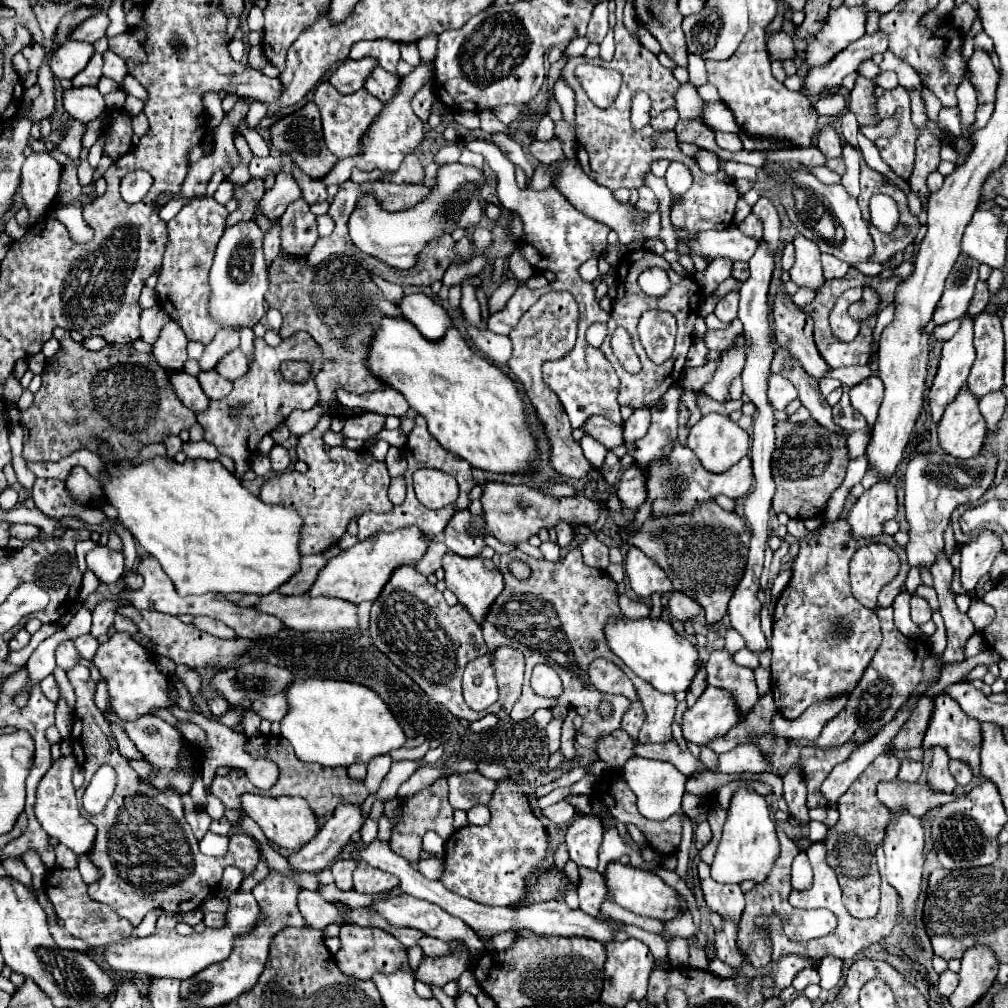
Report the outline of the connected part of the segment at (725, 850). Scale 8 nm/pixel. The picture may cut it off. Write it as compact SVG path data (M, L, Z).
M740 788L740 792L734 794L728 810L728 820L724 824L722 840L718 844L712 862L712 878L724 884L740 884L744 880L762 882L768 876L776 856L778 856L776 824L770 820L766 798L756 796L746 788Z

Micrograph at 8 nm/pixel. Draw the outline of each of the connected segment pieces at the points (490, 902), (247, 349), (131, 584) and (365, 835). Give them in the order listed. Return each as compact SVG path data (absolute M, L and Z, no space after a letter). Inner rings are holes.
M500 780L496 788L496 796L492 796L490 804L492 820L486 826L466 826L462 830L456 830L448 842L446 842L446 870L442 876L442 884L452 890L458 896L470 898L474 902L486 904L486 906L512 906L516 904L516 898L526 892L528 884L526 878L530 872L540 868L540 862L544 860L546 846L548 846L548 836L540 820L530 812L528 798L520 792L520 784L516 780Z
M247 328L242 329L240 332L240 350L244 352L244 356L248 360L252 360L252 350L254 350L254 333L248 333Z
M124 562L124 590L138 590L138 588L142 588L144 579L141 575L136 574L134 572L134 568L130 568L130 566L126 566L126 562Z
M366 818L364 826L362 826L362 842L364 844L372 844L376 834L378 834L378 824L372 818Z

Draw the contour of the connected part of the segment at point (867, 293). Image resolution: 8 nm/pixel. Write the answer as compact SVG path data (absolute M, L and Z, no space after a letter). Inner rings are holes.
M864 288L862 302L852 304L850 316L856 318L856 320L866 320L866 318L870 318L872 314L876 314L876 308L878 308L878 296L876 296L876 292L872 292L870 288Z

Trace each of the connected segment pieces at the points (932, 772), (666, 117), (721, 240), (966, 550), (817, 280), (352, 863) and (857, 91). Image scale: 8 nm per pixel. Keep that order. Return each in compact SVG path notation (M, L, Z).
M936 746L934 748L934 760L932 766L928 770L928 782L932 782L932 788L940 790L940 792L954 792L956 782L952 780L952 774L948 772L948 754L944 748Z
M668 108L662 114L658 114L656 118L652 118L650 126L656 128L656 132L668 132L668 130L672 130L676 126L676 122L678 122L676 108Z
M730 226L726 230L708 230L708 232L700 232L698 238L690 238L684 236L684 230L676 230L678 238L682 242L686 242L696 256L706 256L706 258L730 258L730 260L740 260L740 262L748 262L760 240L742 234L736 226Z
M982 530L976 538L968 540L960 546L962 562L960 562L960 580L962 586L970 592L974 592L978 580L986 576L992 568L992 562L996 556L1004 550L1004 544L998 534L992 530Z
M796 234L794 248L796 248L796 262L794 262L794 268L790 270L790 280L798 288L808 288L818 294L820 288L824 286L820 248L816 246L816 242L804 238L802 234Z
M342 858L332 864L332 874L334 874L336 886L340 890L352 890L352 872L354 872L356 864L358 862L352 858Z
M858 76L852 92L850 92L850 102L848 108L856 114L860 126L874 124L874 114L876 114L876 96L874 96L874 84L866 80L864 76Z

